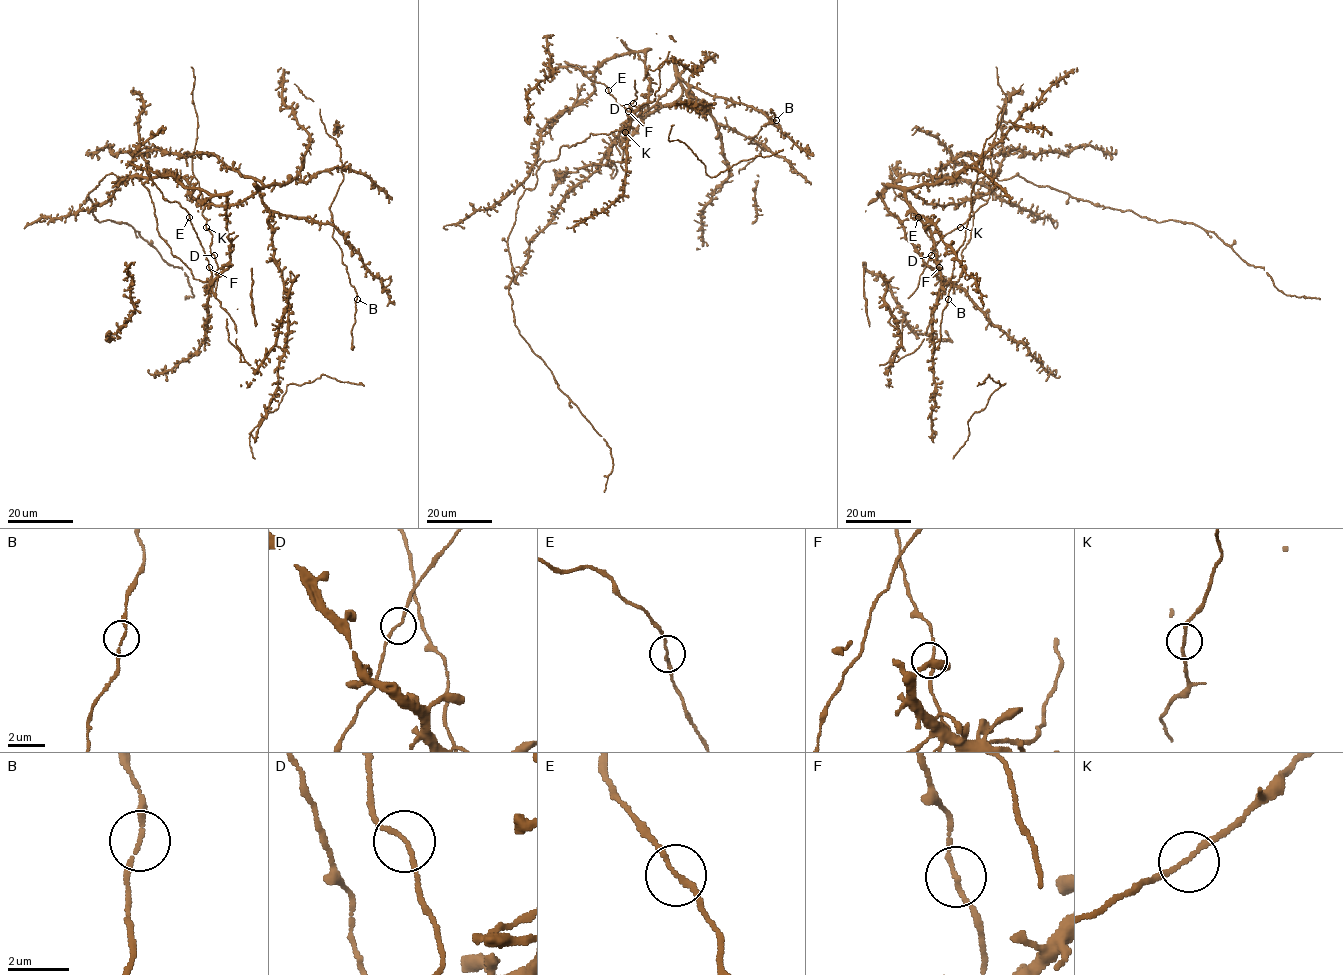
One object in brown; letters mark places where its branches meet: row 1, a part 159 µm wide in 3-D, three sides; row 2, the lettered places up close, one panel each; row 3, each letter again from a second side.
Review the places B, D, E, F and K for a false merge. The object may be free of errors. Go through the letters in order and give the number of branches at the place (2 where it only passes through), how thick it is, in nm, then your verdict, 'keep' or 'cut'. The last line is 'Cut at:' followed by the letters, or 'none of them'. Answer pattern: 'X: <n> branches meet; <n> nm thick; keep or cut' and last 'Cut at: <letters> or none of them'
B: 2 branches meet; 140 nm thick; keep
D: 2 branches meet; 140 nm thick; keep
E: 2 branches meet; 150 nm thick; keep
F: 2 branches meet; 130 nm thick; keep
K: 2 branches meet; 150 nm thick; keep
Cut at: none of them

